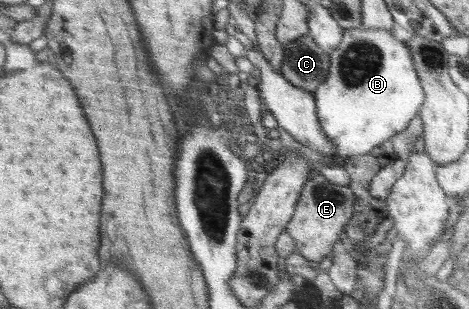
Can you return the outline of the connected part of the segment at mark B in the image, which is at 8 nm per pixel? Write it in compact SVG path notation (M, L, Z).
M344 29L340 44L329 54L329 75L313 95L321 129L334 143L336 157L366 154L408 126L425 102L413 53L388 30Z

